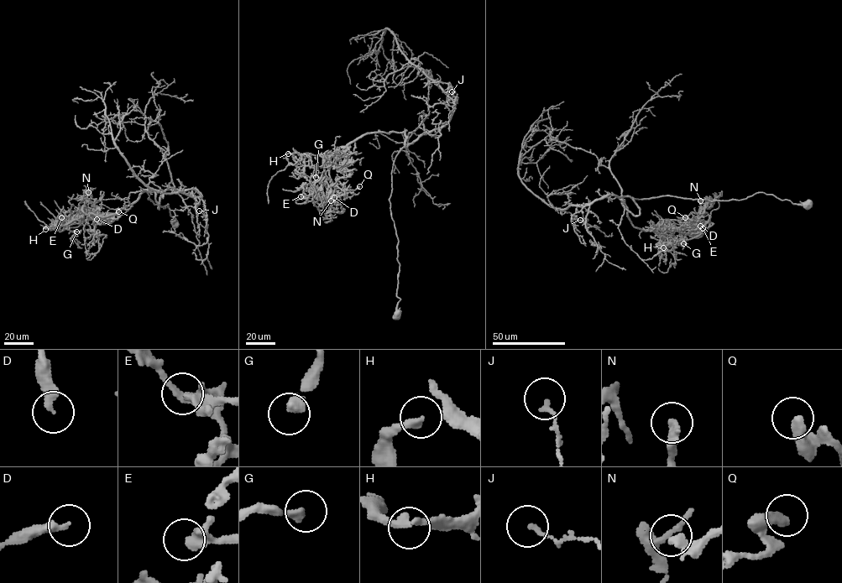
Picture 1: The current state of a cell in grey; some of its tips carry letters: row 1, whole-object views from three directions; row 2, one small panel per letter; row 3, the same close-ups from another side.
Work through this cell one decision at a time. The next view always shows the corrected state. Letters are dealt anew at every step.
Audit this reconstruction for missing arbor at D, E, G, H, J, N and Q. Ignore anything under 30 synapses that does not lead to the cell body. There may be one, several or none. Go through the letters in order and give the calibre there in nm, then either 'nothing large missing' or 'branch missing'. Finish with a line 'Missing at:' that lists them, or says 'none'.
D: calibre 280 nm; nothing large missing
E: calibre 220 nm; nothing large missing
G: calibre 280 nm; branch missing
H: calibre 180 nm; nothing large missing
J: calibre 160 nm; nothing large missing
N: calibre 280 nm; nothing large missing
Q: calibre 340 nm; nothing large missing
Missing at: G

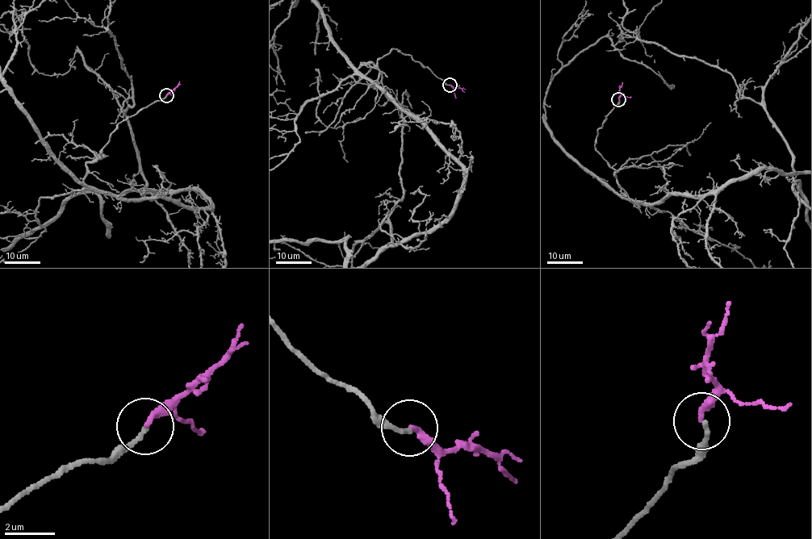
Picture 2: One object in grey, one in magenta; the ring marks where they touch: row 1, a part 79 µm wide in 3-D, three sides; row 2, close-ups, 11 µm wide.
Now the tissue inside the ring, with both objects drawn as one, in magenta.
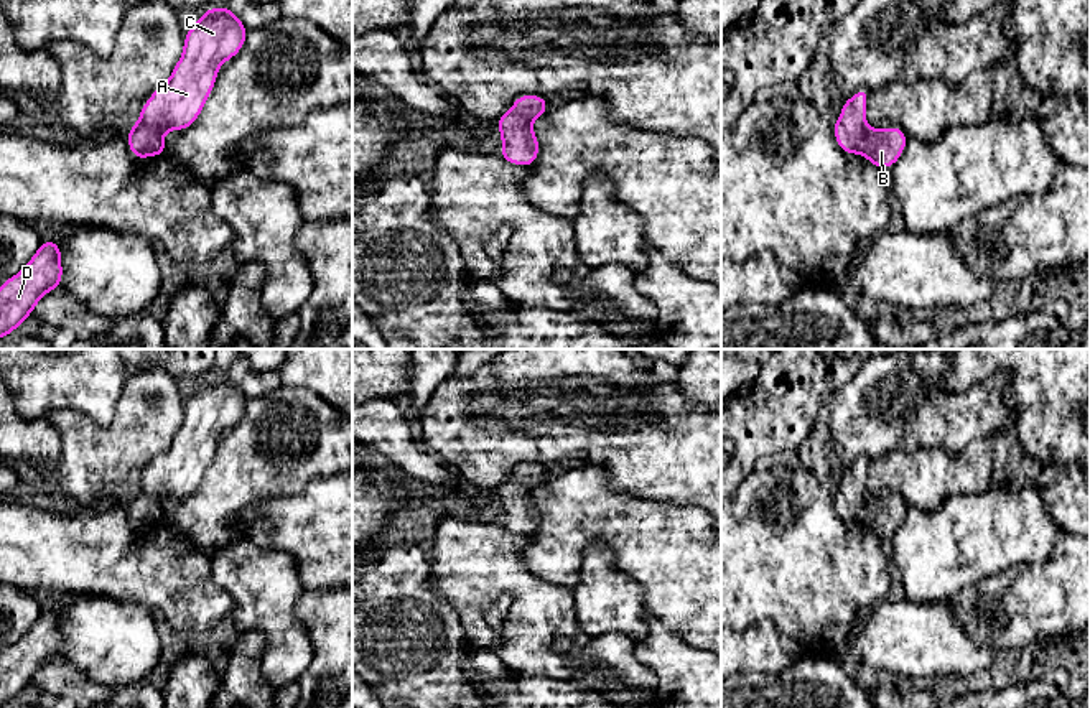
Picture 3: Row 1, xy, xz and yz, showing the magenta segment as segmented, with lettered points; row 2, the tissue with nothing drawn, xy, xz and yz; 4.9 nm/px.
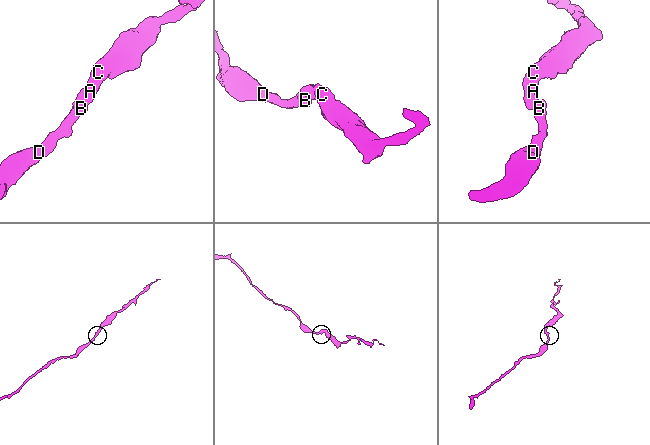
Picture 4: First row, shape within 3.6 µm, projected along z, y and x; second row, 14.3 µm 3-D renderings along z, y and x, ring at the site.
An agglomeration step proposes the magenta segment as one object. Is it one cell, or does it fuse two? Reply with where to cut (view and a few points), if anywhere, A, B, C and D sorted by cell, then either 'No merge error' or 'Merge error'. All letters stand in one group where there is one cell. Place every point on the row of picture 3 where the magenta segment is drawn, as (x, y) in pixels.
No split. Groups: A B C D. No merge error

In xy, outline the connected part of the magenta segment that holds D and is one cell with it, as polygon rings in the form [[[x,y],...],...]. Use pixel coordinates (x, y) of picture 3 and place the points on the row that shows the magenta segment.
[[[44,240],[31,260],[0,285],[0,338],[15,331],[63,280],[61,247]]]

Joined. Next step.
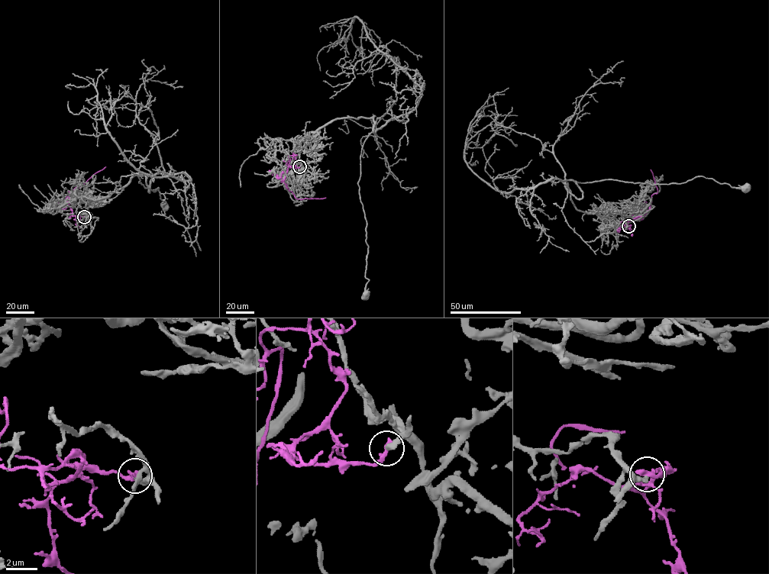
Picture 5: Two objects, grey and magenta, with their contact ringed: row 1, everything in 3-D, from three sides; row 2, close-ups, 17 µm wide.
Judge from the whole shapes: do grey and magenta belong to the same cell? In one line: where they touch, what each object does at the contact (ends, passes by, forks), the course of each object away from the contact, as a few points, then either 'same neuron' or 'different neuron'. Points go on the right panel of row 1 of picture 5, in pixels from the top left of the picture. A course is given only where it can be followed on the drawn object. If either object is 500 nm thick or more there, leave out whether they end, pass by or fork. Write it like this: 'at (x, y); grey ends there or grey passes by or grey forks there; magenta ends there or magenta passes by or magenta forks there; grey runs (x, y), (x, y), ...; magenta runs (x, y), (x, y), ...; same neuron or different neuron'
at (628, 226); grey ends there; magenta ends there; grey runs (629, 226), (602, 220), (609, 205), (579, 211), (565, 185), (581, 198), (576, 182), (602, 180), (745, 188); magenta runs (629, 226), (619, 228), (621, 221), (629, 221), (644, 214), (650, 207), (651, 196), (657, 191), (650, 169); different neuron

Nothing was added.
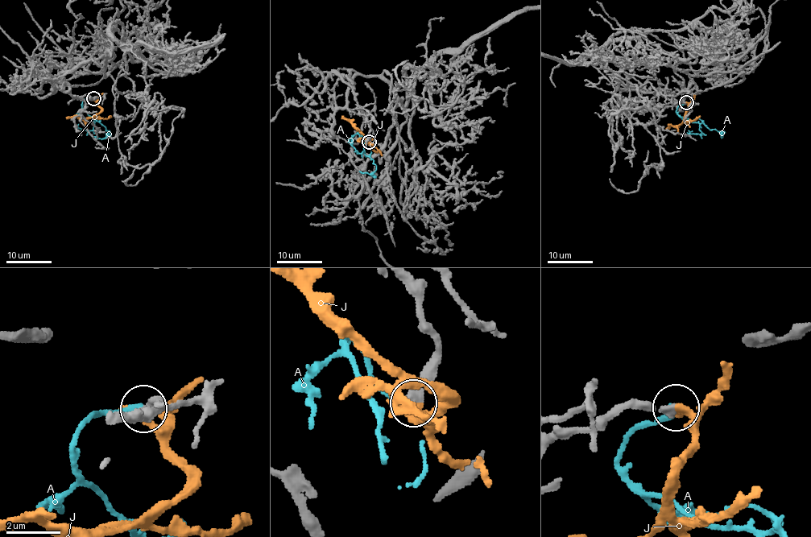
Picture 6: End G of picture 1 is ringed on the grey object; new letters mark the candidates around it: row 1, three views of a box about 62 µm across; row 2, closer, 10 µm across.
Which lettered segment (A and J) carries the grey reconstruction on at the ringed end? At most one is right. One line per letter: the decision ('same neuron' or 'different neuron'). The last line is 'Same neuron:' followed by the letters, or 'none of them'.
A: different neuron
J: same neuron
Same neuron: J

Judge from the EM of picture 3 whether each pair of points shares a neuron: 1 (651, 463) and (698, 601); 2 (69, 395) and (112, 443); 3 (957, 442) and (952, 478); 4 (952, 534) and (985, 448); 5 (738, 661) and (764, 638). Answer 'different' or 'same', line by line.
1: different
2: different
3: different
4: different
5: same

